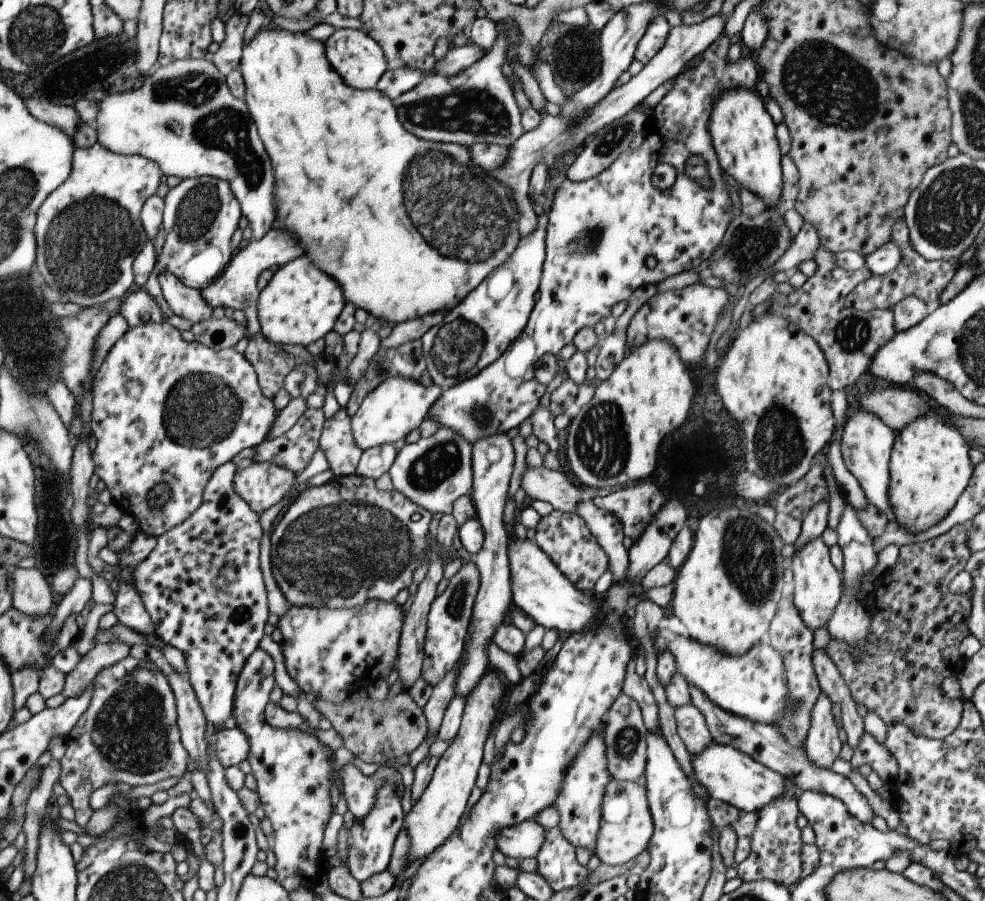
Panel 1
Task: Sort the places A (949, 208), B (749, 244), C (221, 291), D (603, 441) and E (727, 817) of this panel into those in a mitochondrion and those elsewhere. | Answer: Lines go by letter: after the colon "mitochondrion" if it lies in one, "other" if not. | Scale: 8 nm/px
A: mitochondrion
B: mitochondrion
C: other
D: mitochondrion
E: other

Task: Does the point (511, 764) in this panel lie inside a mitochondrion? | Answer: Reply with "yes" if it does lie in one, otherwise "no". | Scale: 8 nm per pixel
no

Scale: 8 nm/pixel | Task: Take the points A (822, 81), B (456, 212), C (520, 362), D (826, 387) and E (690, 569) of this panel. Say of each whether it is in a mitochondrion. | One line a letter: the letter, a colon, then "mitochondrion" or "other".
A: mitochondrion
B: mitochondrion
C: other
D: other
E: other

